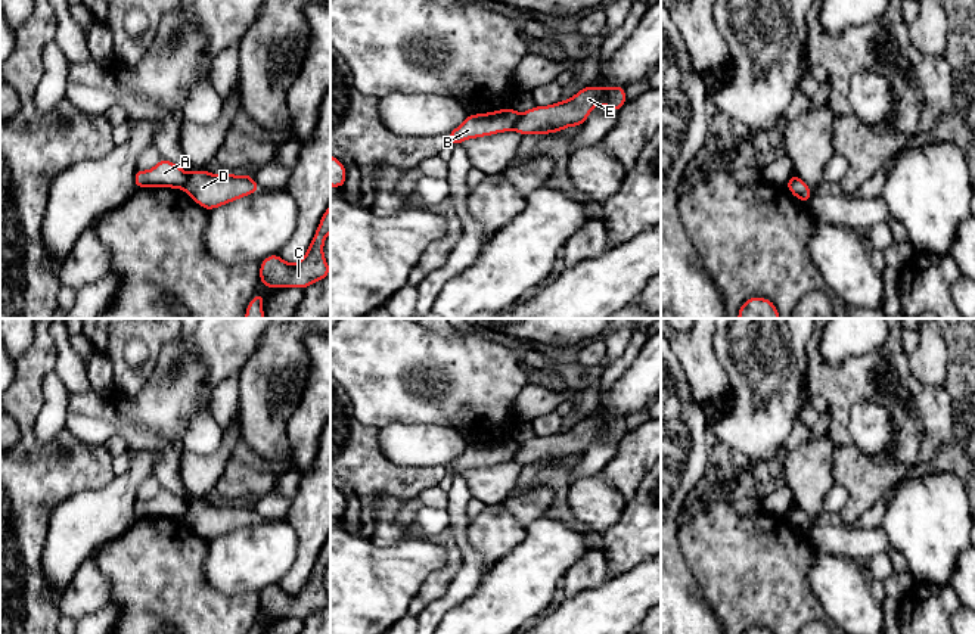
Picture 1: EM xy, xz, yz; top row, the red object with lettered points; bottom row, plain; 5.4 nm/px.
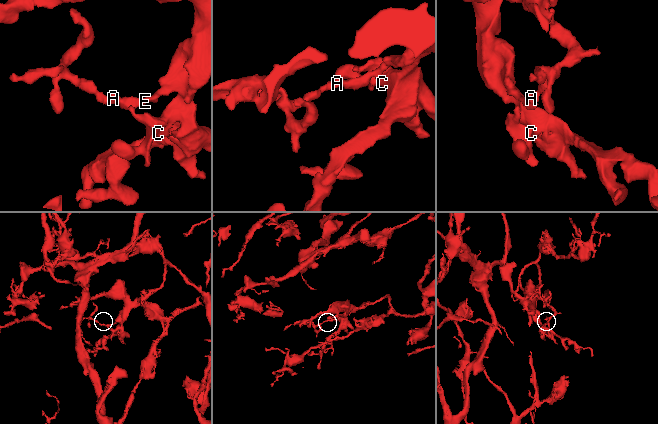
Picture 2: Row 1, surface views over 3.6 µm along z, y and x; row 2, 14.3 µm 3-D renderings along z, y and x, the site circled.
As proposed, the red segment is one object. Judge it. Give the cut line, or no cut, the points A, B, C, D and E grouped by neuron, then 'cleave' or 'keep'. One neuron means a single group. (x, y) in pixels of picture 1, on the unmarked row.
cut xy (189, 504), (183, 518); groups A B / C D E; cleave

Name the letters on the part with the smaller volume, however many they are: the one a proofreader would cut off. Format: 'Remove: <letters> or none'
Remove: A, B

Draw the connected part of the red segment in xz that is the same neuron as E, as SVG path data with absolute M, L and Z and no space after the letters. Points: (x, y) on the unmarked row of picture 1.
M584 416L566 431L547 436L532 436L521 444L516 450L515 461L522 466L561 463L566 457L581 457L596 435L606 435L612 442L620 442L625 433L625 417L599 419Z

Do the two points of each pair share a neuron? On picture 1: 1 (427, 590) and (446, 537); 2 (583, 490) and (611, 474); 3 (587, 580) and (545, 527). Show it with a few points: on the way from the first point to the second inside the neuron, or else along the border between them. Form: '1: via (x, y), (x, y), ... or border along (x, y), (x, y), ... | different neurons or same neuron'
1: via (440, 578), (452, 566), (452, 550) | same neuron
2: border along (599, 474), (627, 499) | different neurons
3: border along (598, 543), (567, 571), (561, 581) | different neurons

